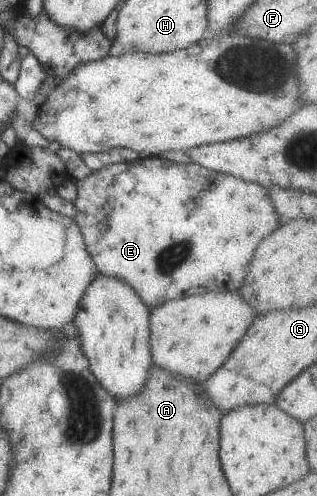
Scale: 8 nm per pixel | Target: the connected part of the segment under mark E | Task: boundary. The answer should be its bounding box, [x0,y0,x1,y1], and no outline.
[72,157,279,307]

